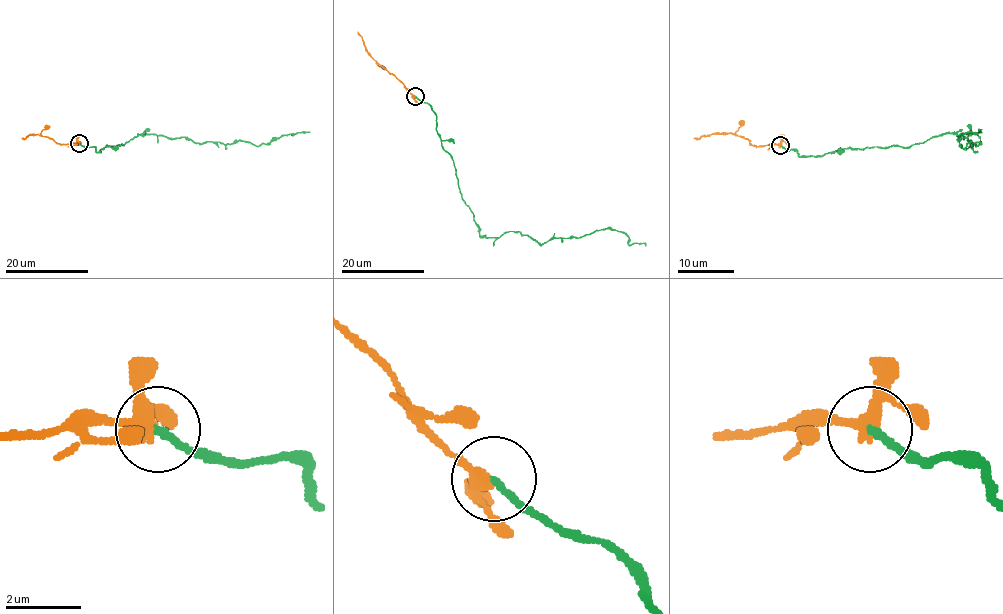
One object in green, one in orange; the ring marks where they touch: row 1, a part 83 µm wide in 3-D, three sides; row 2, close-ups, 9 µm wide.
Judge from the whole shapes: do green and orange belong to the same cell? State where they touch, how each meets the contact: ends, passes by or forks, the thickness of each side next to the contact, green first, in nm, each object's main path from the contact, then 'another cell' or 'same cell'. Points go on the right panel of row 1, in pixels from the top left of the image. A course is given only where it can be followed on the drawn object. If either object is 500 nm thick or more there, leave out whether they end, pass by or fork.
(780, 145) | green ends | orange forks | 190/240 nm | green via (780, 146), (804, 157), (911, 147), (949, 133), (980, 143), (964, 148), (963, 134), (981, 129) | orange via (780, 146), (752, 146), (742, 136), (725, 133), (693, 139) | same cell

